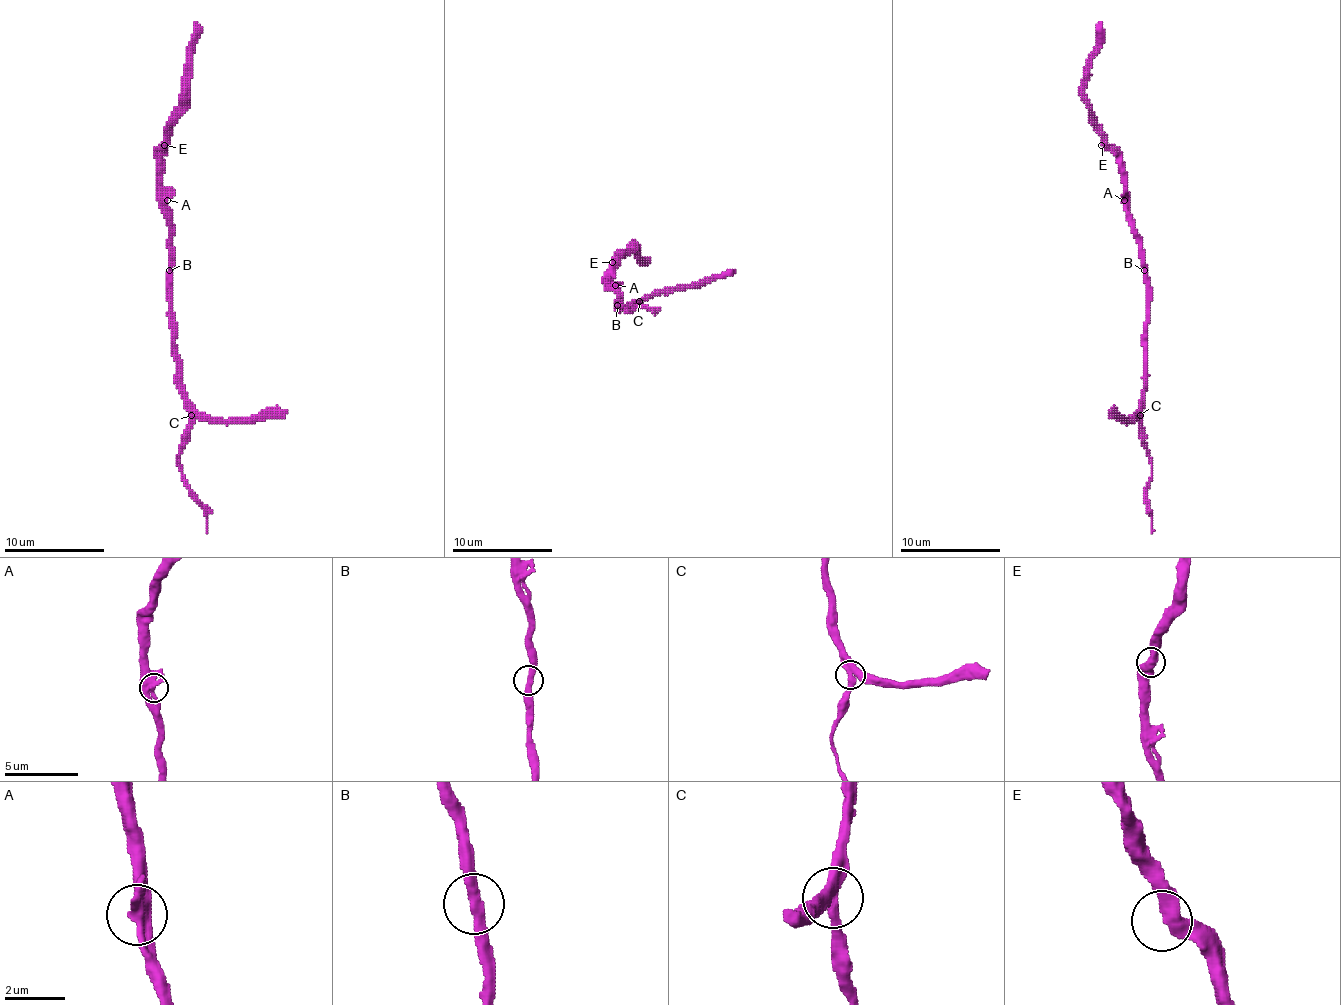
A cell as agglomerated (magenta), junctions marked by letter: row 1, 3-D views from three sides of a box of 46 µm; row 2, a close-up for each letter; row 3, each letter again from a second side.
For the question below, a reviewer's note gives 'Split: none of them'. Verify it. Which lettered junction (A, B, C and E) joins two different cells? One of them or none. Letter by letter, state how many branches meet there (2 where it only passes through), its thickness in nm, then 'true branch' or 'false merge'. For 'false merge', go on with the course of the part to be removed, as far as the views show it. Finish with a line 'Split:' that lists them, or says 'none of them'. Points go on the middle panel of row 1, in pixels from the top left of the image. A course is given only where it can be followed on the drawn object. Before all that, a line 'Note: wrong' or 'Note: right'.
Note: right
A: branches 3; calibre 420 nm; true branch
B: branches 2; calibre 380 nm; true branch
C: branches 3; calibre 400 nm; true branch
E: branches 2; calibre 480 nm; true branch
Split: none of them

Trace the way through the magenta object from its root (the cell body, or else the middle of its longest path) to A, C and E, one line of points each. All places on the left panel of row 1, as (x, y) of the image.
A: (172, 270), (172, 230), (167, 200)
C: (172, 270), (172, 355), (177, 363), (177, 388), (184, 400), (184, 408), (192, 415)
E: (172, 270), (172, 230), (162, 200), (164, 145)

